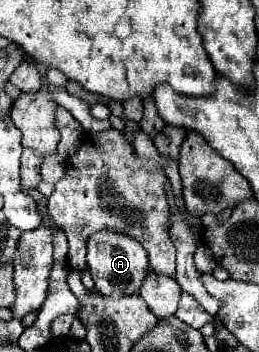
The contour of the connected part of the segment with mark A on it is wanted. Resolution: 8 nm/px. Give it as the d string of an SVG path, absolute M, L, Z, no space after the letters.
M99 230L87 240L87 266L91 270L95 290L109 298L139 292L145 274L149 272L149 260L143 246L135 238L113 230Z

